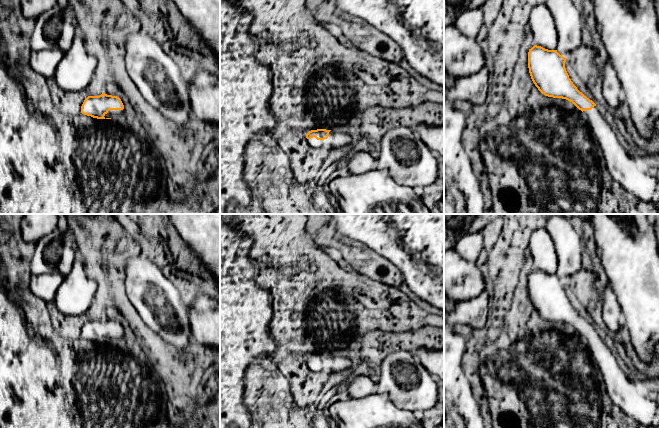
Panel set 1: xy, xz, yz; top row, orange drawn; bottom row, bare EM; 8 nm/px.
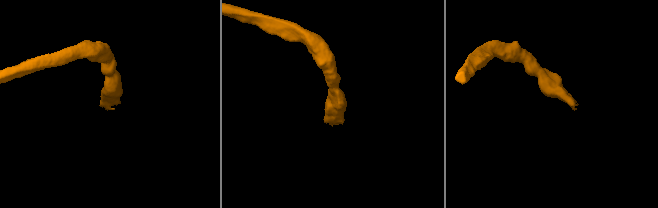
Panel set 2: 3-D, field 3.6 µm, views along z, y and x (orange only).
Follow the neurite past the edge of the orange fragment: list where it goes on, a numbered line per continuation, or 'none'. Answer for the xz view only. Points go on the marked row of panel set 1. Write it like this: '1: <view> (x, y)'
1: xz (337, 138)

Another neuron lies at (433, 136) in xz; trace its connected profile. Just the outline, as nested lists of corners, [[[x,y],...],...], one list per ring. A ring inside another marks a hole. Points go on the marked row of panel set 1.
[[[418,124],[414,129],[433,153],[444,157],[444,126]]]

